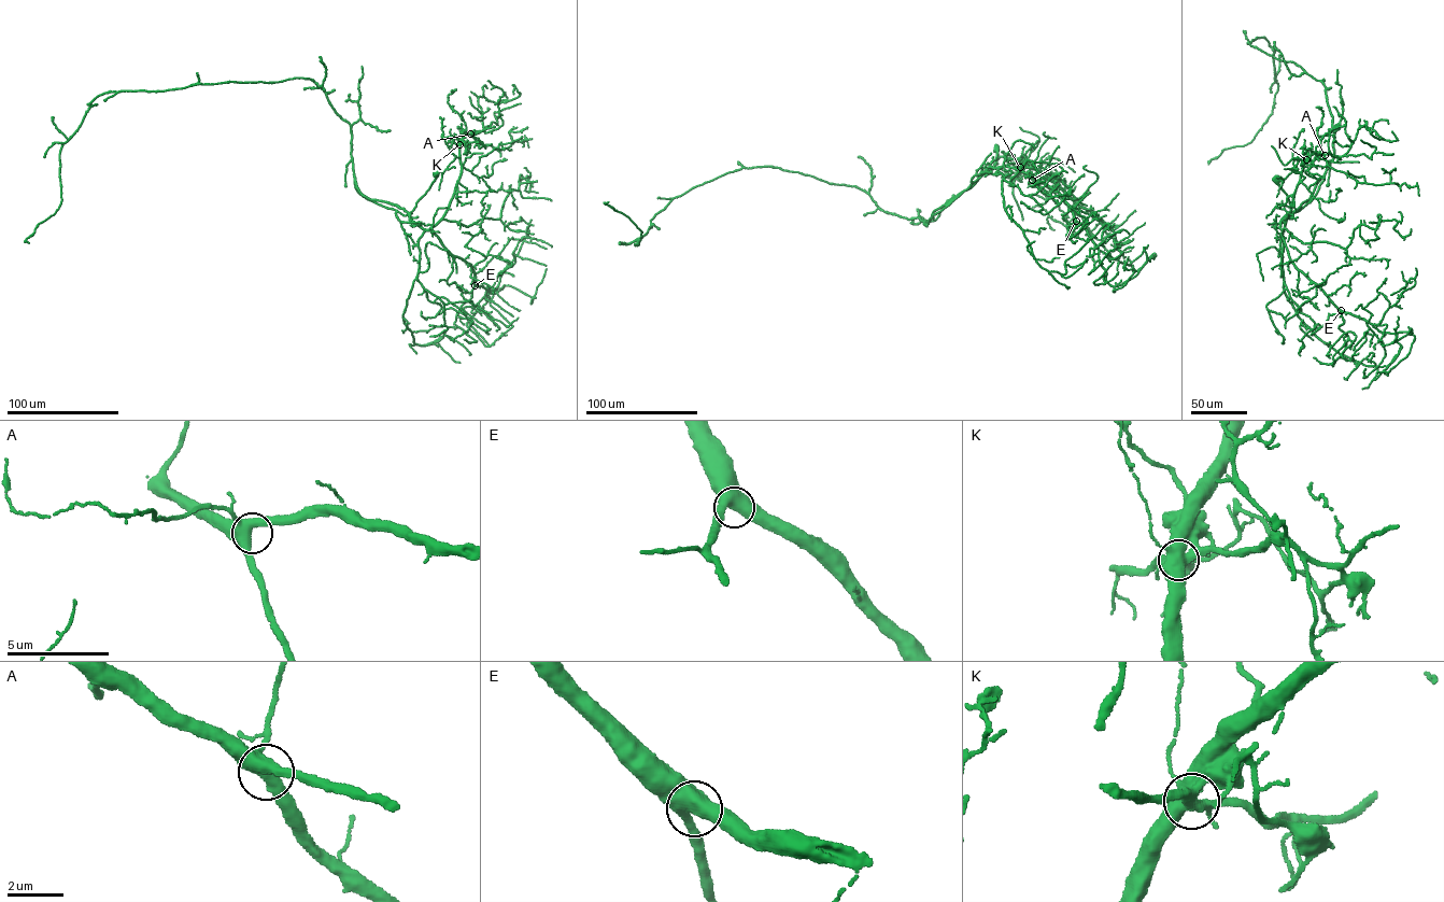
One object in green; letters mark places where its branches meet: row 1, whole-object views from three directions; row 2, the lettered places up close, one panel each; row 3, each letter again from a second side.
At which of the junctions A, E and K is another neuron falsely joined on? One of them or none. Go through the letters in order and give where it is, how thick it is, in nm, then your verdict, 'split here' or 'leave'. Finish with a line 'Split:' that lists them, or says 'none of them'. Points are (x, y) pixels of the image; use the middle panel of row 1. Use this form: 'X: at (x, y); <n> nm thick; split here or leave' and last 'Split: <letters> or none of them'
A: at (1032, 180); 480 nm thick; leave
E: at (1076, 221); 480 nm thick; leave
K: at (1020, 167); 550 nm thick; split here
Split: K

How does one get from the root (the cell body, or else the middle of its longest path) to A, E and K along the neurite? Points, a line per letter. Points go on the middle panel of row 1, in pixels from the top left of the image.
A: (996, 148), (995, 164), (986, 173), (984, 168), (1023, 161), (1019, 167), (1032, 180)
E: (996, 148), (995, 164), (986, 173), (984, 168), (1005, 166), (1029, 173), (1060, 194), (1076, 221)
K: (996, 148), (995, 164), (986, 173), (984, 168), (1024, 161), (1019, 167)

